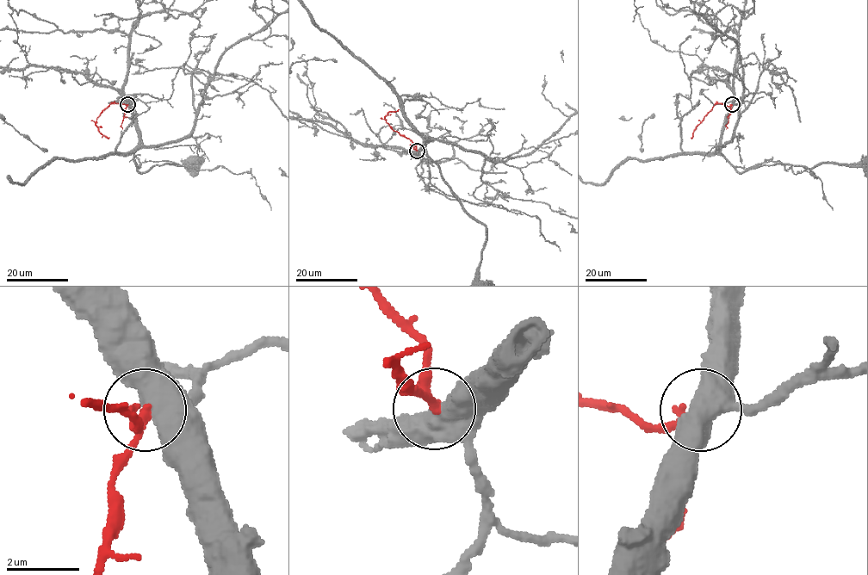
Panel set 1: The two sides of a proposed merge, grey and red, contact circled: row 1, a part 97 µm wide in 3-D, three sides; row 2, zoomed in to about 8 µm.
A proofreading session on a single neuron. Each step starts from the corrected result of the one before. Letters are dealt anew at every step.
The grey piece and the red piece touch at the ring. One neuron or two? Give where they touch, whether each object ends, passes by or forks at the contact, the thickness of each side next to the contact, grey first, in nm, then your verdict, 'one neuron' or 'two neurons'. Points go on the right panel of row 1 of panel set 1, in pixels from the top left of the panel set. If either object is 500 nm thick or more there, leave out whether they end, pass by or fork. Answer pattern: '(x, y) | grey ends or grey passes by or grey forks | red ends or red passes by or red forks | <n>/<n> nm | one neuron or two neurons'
(732, 104) | 800/240 nm | two neurons

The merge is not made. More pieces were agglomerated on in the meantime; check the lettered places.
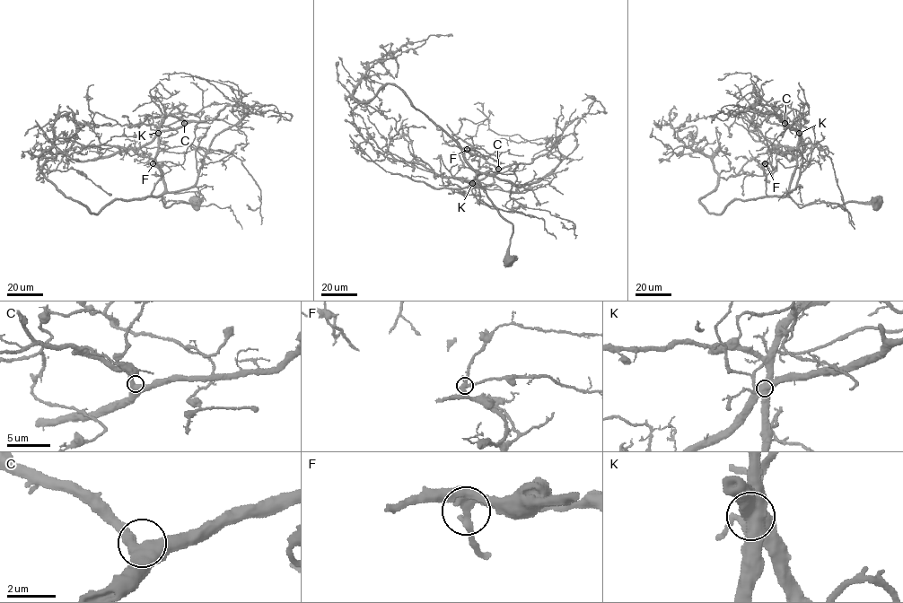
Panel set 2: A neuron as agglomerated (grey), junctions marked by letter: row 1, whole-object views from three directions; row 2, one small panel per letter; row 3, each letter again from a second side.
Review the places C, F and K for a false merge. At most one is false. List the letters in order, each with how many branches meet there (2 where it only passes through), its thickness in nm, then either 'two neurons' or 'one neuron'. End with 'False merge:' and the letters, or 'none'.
C: 3 | 440 nm | one neuron
F: 4 | 360 nm | one neuron
K: 4 | 650 nm | two neurons
False merge: K

